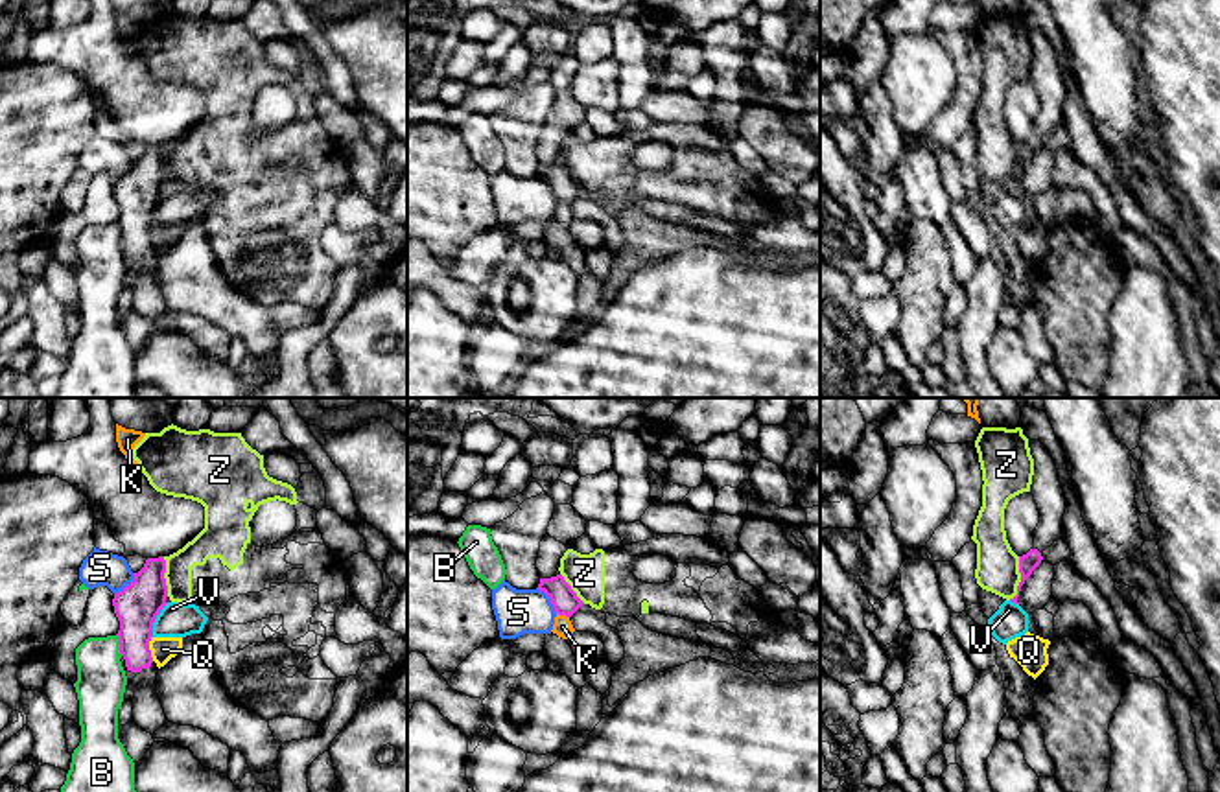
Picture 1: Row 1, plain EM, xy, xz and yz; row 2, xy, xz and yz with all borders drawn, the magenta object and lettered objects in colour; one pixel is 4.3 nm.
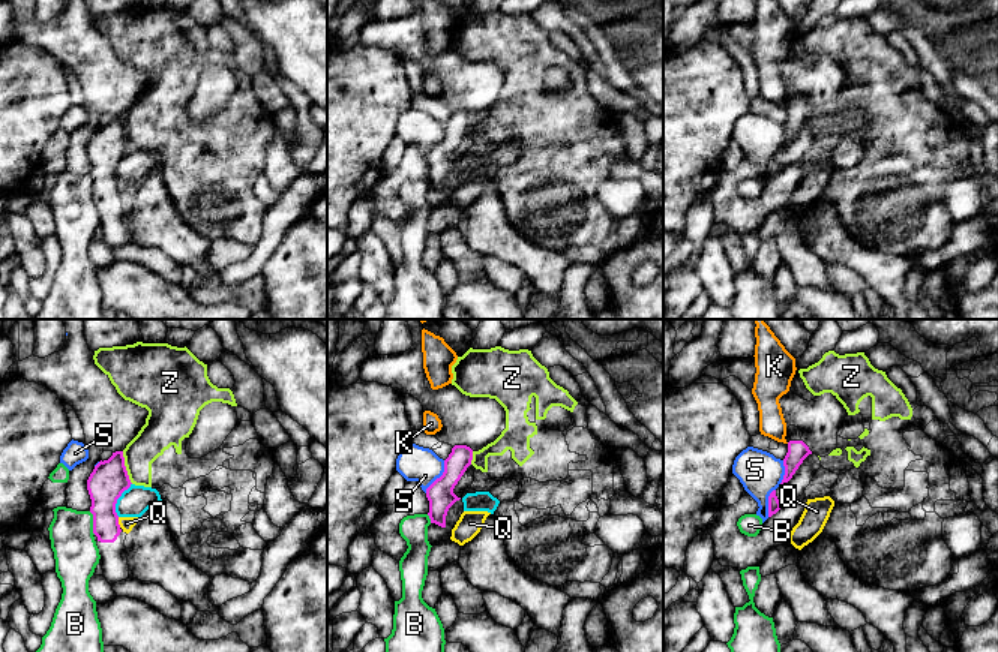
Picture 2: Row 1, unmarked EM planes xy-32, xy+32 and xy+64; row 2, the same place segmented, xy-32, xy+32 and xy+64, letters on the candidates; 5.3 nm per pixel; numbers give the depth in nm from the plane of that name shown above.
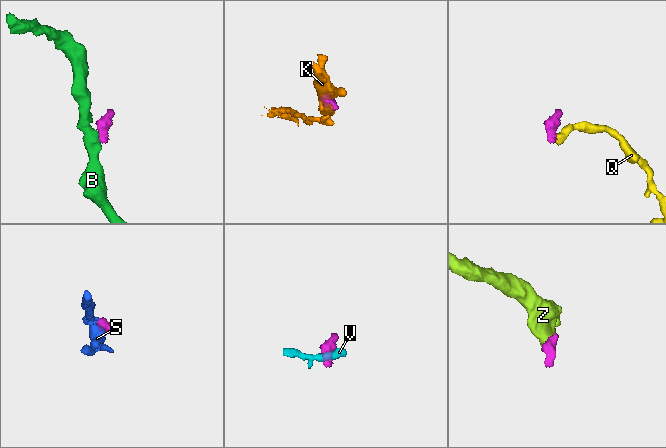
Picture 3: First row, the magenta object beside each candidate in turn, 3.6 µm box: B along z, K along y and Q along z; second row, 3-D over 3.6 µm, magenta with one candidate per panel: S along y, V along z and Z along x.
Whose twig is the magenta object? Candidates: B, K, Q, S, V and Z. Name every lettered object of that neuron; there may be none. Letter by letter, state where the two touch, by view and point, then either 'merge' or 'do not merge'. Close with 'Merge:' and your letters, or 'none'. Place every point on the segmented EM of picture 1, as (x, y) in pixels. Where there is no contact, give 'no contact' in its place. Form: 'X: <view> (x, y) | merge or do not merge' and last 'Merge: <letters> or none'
B: xy (120, 645) | do not merge
K: xz (563, 614) | do not merge
Q: xy (148, 649) | do not merge
S: xz (550, 599) | do not merge
V: xy (155, 617) | do not merge
Z: yz (1021, 579) | do not merge
Merge: none

